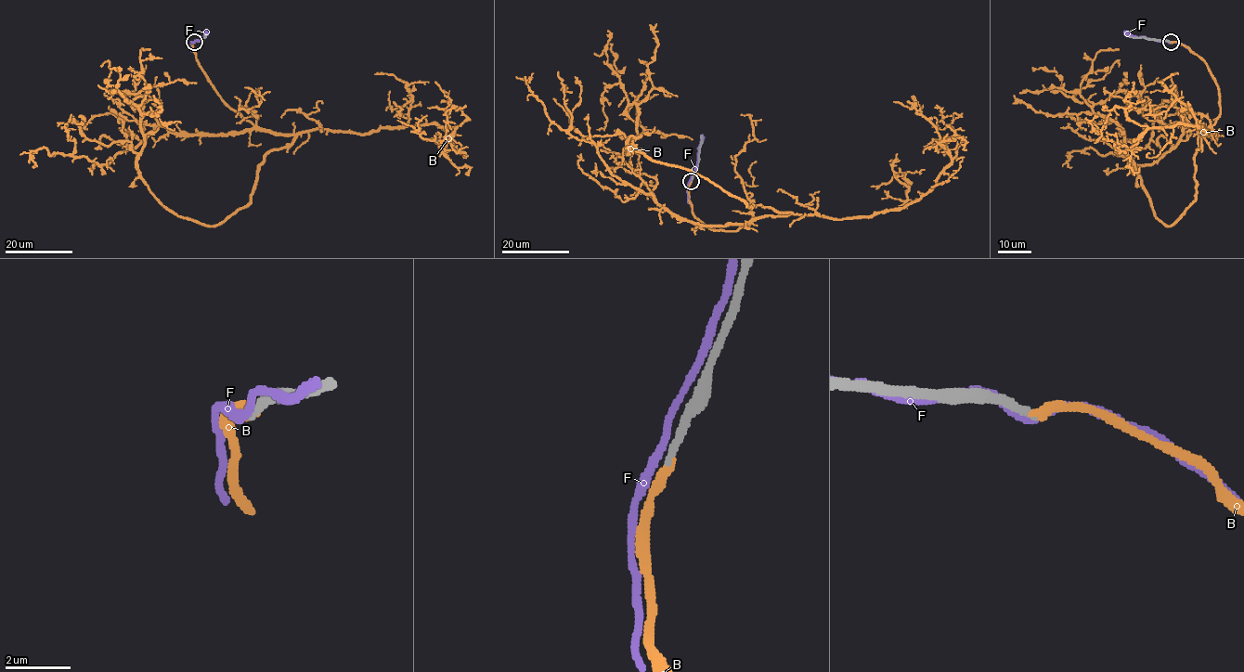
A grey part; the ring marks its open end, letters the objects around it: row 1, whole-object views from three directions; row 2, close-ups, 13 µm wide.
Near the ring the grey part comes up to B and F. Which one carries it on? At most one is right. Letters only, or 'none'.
B

